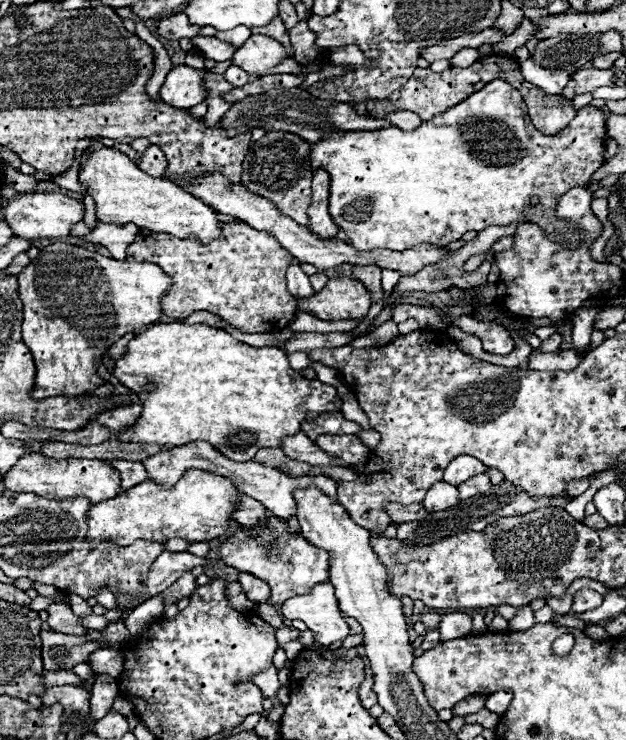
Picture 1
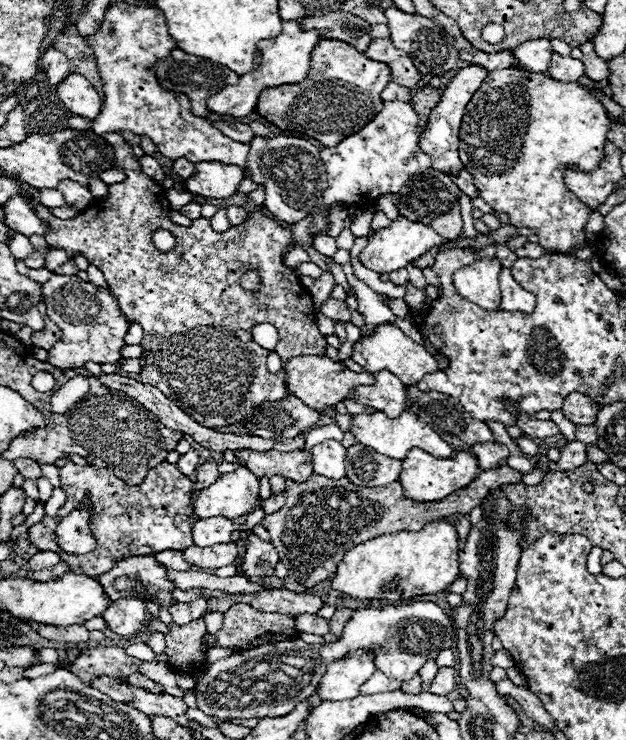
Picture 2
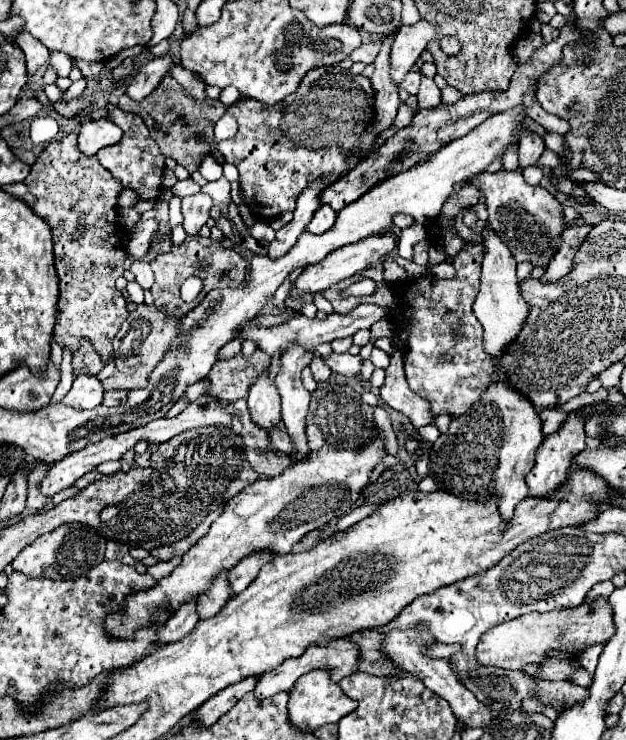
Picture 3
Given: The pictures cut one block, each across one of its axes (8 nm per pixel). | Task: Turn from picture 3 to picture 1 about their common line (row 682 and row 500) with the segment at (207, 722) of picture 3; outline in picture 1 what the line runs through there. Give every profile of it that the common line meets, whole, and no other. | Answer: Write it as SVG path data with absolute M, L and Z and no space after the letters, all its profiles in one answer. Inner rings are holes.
M242 494L236 500L236 510L232 514L232 520L236 520L242 526L258 526L258 520L264 520L264 514L266 514L266 508L260 502Z

